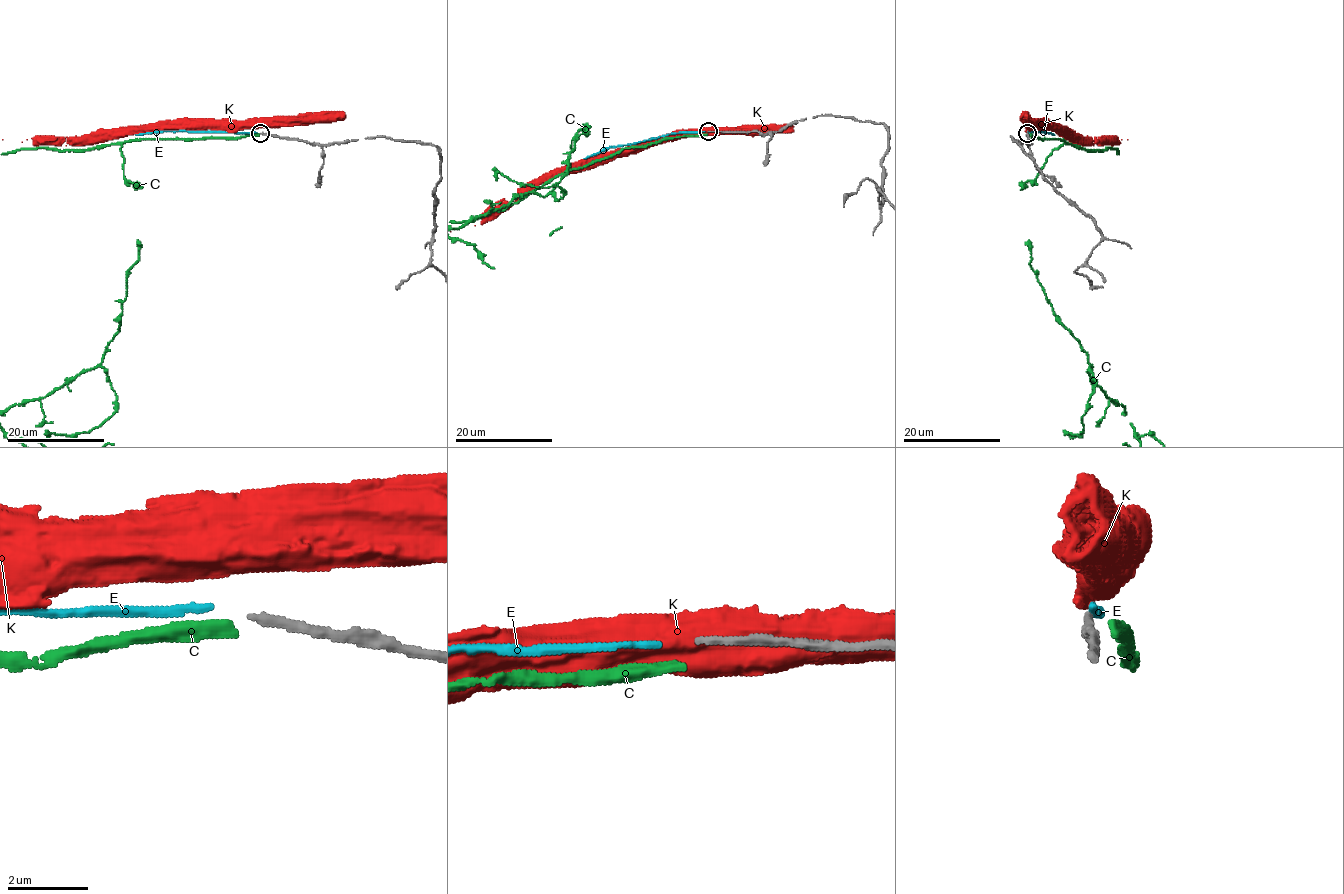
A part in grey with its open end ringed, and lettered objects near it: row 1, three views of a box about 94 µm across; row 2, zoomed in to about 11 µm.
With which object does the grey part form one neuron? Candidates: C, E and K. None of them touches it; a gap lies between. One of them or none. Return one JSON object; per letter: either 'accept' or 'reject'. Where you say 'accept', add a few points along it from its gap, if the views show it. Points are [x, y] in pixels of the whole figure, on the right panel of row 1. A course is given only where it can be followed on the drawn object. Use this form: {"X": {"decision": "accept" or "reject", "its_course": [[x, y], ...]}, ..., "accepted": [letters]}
{"C": {"decision": "reject"}, "E": {"decision": "accept", "its_course": [[1027, 132], [1042, 131], [1054, 134]]}, "K": {"decision": "reject"}, "accepted": ["E"]}

